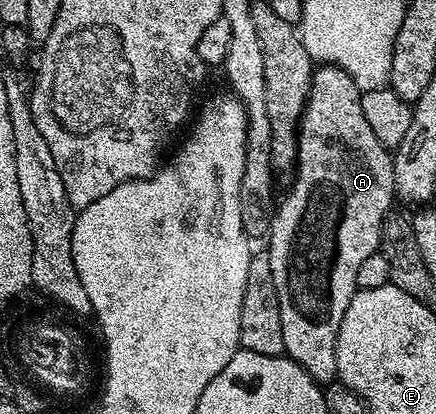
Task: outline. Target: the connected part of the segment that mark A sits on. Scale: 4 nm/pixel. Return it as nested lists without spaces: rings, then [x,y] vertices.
[[[318,65],[313,72],[313,83],[309,89],[309,98],[305,101],[305,109],[300,111],[301,131],[297,134],[297,179],[289,186],[289,191],[281,198],[281,203],[276,203],[269,219],[269,233],[267,235],[267,253],[271,260],[271,276],[275,276],[275,292],[279,296],[279,320],[283,320],[283,344],[285,354],[293,362],[298,362],[318,384],[329,384],[337,378],[337,361],[335,360],[335,344],[339,336],[339,324],[343,324],[343,312],[347,312],[347,304],[351,304],[353,295],[357,293],[357,281],[355,276],[359,273],[359,267],[367,256],[378,253],[381,245],[381,225],[385,215],[390,213],[394,205],[393,193],[393,155],[385,149],[385,146],[375,140],[375,132],[363,116],[363,104],[361,95],[363,91],[357,87],[338,66]]]

